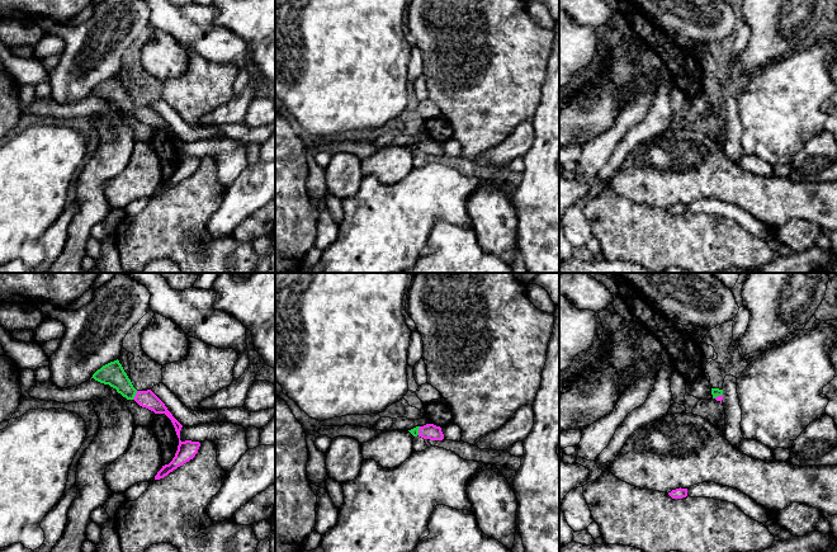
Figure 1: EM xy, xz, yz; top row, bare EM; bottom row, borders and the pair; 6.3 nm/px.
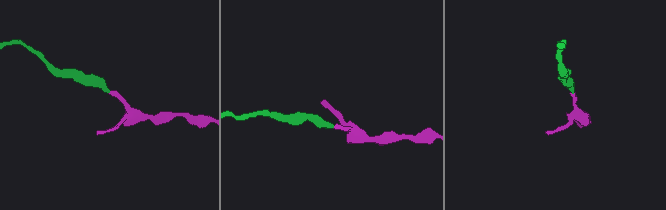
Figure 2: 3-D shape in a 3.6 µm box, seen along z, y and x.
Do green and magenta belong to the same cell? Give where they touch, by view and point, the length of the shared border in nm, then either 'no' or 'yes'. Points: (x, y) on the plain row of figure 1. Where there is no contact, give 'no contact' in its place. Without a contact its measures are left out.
contact xy (135, 111); length 70 nm; yes

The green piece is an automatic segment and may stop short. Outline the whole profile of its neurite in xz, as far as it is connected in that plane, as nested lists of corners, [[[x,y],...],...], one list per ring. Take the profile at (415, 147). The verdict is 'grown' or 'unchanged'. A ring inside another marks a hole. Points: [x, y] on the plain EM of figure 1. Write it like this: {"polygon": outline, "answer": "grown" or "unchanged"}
{"polygon": [[[426,140],[424,142],[416,142],[411,146],[408,146],[413,152],[421,152],[424,155],[430,155],[430,156],[443,156],[444,150],[441,147],[440,142],[436,142],[434,140]]], "answer": "grown"}

